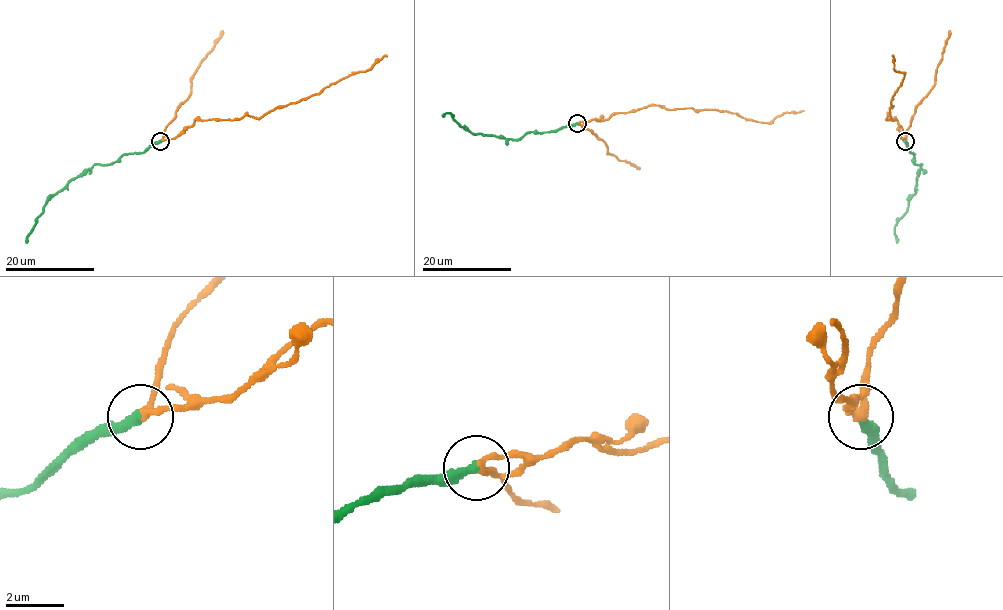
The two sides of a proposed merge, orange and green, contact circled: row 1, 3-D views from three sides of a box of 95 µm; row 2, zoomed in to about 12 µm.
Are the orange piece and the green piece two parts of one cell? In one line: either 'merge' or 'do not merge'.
do not merge

